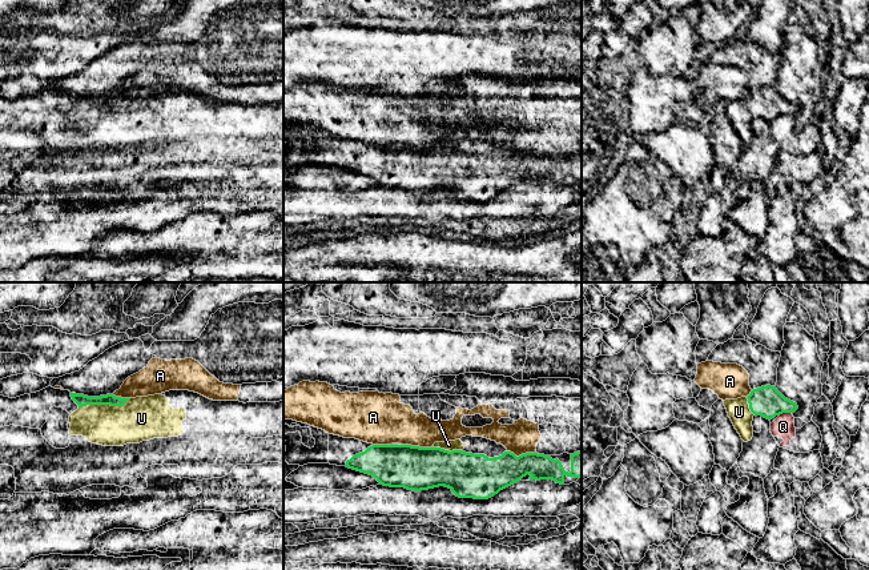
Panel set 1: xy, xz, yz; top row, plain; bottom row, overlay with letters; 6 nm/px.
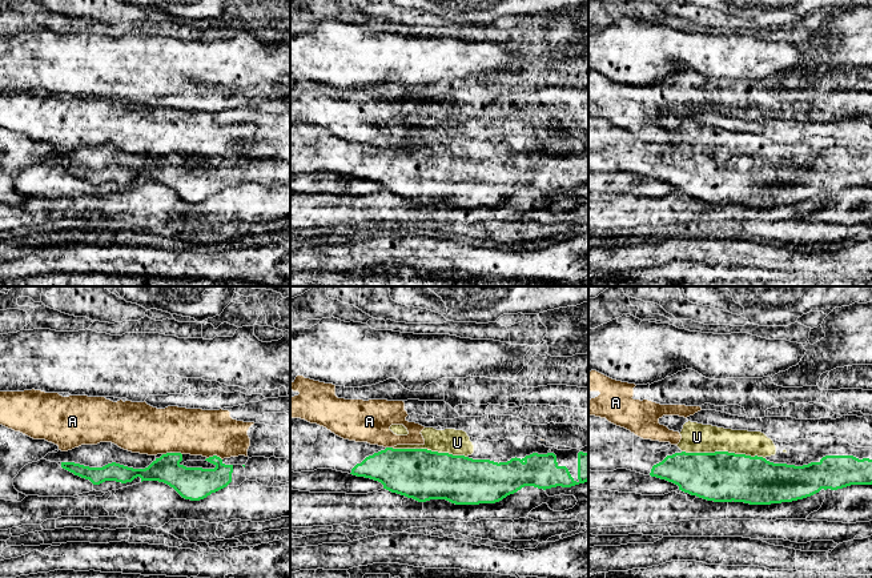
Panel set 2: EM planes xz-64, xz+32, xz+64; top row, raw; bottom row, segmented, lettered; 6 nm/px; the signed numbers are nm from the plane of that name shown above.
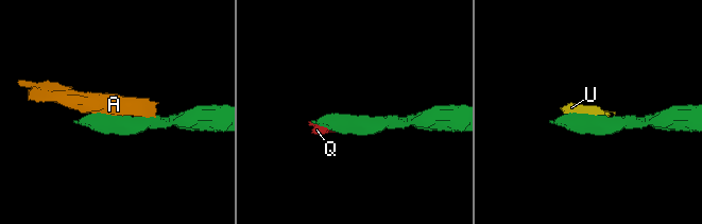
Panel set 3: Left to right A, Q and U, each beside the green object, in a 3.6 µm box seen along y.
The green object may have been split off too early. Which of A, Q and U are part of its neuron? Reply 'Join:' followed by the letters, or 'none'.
Join: U

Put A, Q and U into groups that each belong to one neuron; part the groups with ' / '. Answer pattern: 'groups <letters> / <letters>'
groups A / Q / U

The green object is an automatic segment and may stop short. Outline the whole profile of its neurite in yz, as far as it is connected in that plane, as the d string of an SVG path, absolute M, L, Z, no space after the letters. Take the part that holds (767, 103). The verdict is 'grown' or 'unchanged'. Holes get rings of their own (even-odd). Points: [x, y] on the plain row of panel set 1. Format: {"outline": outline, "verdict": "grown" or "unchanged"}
{"outline": "M761 88L753 91L748 99L737 101L725 101L724 108L735 131L744 144L753 139L752 123L755 117L772 121L782 115L794 115L798 108L796 104L785 100L776 88Z", "verdict": "grown"}

